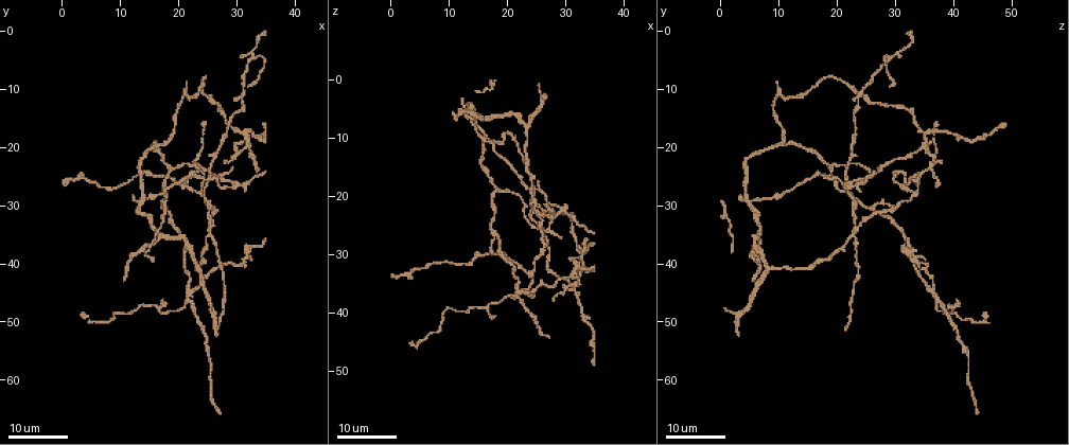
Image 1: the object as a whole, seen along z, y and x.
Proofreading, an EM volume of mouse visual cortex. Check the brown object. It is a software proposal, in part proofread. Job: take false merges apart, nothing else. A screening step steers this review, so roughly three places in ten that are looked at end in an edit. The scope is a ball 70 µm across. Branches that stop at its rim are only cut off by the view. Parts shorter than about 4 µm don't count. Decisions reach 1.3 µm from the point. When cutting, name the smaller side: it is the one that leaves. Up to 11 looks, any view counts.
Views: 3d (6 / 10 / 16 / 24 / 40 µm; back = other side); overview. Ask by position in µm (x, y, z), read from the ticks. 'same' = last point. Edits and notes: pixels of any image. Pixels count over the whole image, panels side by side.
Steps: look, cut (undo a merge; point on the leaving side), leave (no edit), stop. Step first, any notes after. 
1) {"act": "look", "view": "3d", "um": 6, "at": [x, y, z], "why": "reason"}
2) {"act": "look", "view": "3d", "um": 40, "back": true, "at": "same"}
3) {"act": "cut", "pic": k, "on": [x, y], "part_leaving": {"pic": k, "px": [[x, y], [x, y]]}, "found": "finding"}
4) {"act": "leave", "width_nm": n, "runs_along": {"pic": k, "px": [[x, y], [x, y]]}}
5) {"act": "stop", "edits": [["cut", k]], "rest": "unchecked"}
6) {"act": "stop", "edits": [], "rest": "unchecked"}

{"act": "look", "view": "3d", "um": 24, "at": [25.5, 33.5, 23.5], "why": "three-way junction"}

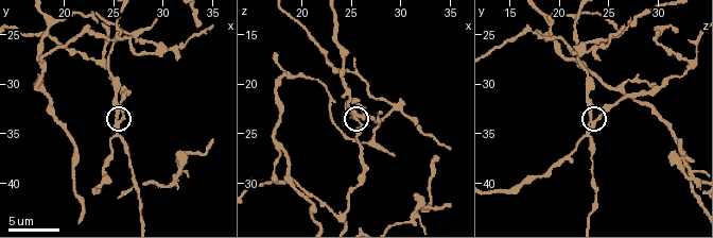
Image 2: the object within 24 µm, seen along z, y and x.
{"act": "look", "view": "3d", "um": 10, "at": [25.6, 34.0, 23.6], "why": "zoom in"}

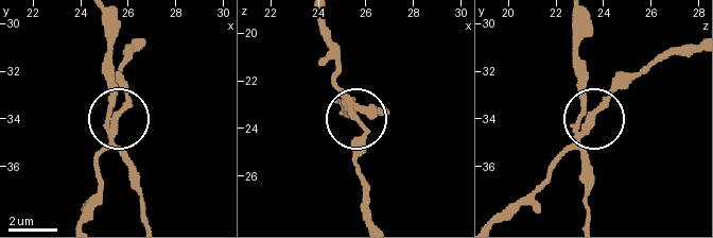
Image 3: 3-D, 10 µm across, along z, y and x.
{"act": "leave", "width_nm": 220, "runs_along": {"pic": 3, "px": [[85, 217], [99, 150], [127, 91], [121, 67]]}, "found": "continuous, no second neuron"}

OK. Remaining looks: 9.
{"act": "look", "view": "3d", "um": 6, "at": [18.6, 24.0, 19.2], "why": "three-way junction"}

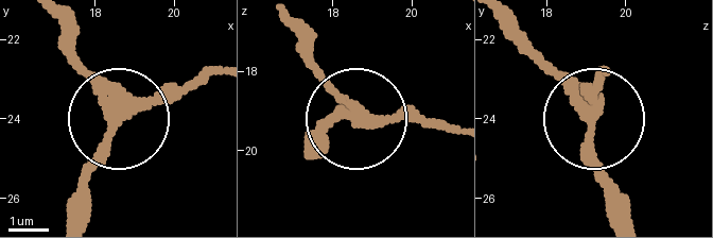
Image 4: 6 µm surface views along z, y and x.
{"act": "leave", "width_nm": 280, "runs_along": {"pic": 4, "px": [[498, 19], [586, 118], [606, 73]]}, "found": "one neuron here"}

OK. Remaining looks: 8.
{"act": "look", "view": "3d", "um": 16, "at": [29.6, 25.8, 22.2]}

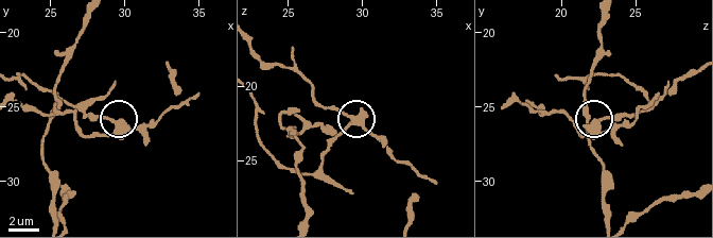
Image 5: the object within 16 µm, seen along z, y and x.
{"act": "look", "view": "3d", "um": 6, "at": [29.8, 26.0, 22.2], "why": "zoom in"}

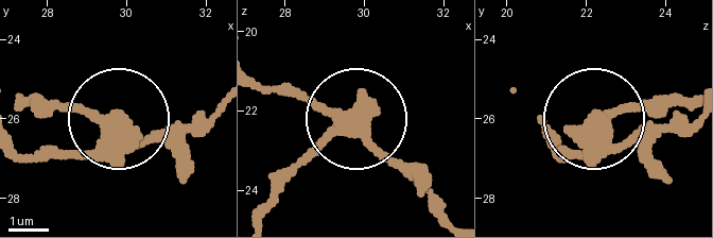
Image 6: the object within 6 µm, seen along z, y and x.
{"act": "cut", "pic": 6, "on": [61, 151], "part_leaving": {"pic": 6, "px": [[106, 143], [79, 153], [18, 150]]}, "found": "two neurons meet here"}

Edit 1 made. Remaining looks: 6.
{"act": "look", "view": "3d", "um": 16, "at": [31.0, 12.0, 23.5], "why": "side arm on a straight run"}

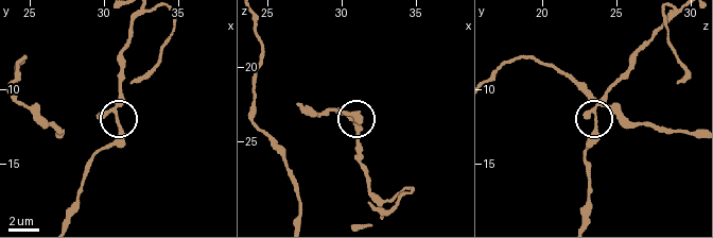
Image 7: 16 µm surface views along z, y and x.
{"act": "look", "view": "3d", "um": 10, "at": [30.8, 12.0, 23.8], "why": "zoom in"}

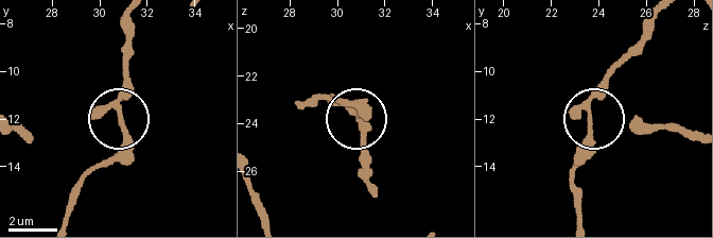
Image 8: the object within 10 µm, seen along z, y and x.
{"act": "leave", "width_nm": 170, "runs_along": {"pic": 8, "px": [[578, 217], [573, 166], [591, 132], [593, 89], [609, 67]]}, "found": "continuous, no second neuron"}

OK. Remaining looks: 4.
{"act": "look", "view": "3d", "um": 24, "at": [32.5, 4.5, 29.0], "why": "arms part here"}

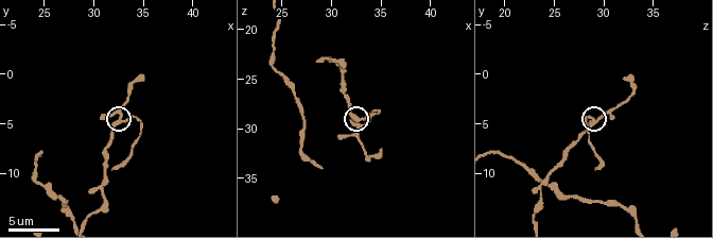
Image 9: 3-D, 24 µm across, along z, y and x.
{"act": "look", "view": "3d", "um": 10, "at": [32.6, 4.6, 29.0]}

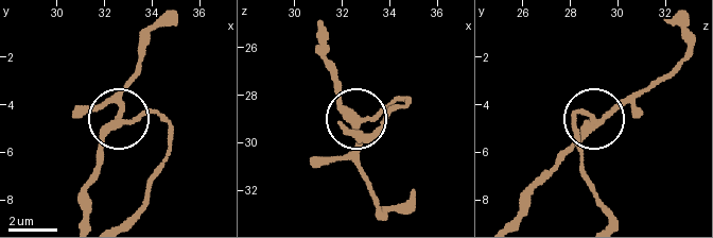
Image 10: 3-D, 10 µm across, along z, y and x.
{"act": "leave", "side_arm_um": 8, "runs_along": {"pic": 10, "px": [[320, 29], [325, 65], [357, 125], [357, 167]]}, "found": "all the same neuron"}

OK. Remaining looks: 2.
{"act": "stop", "edits": [["cut", 6]], "rest": "unchecked"}

